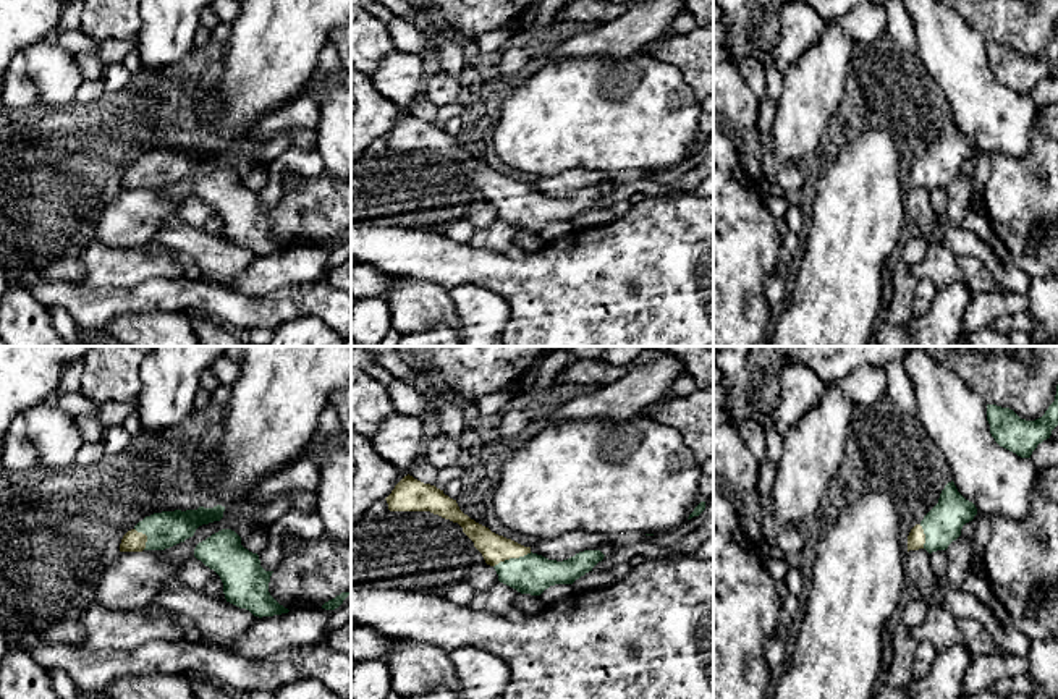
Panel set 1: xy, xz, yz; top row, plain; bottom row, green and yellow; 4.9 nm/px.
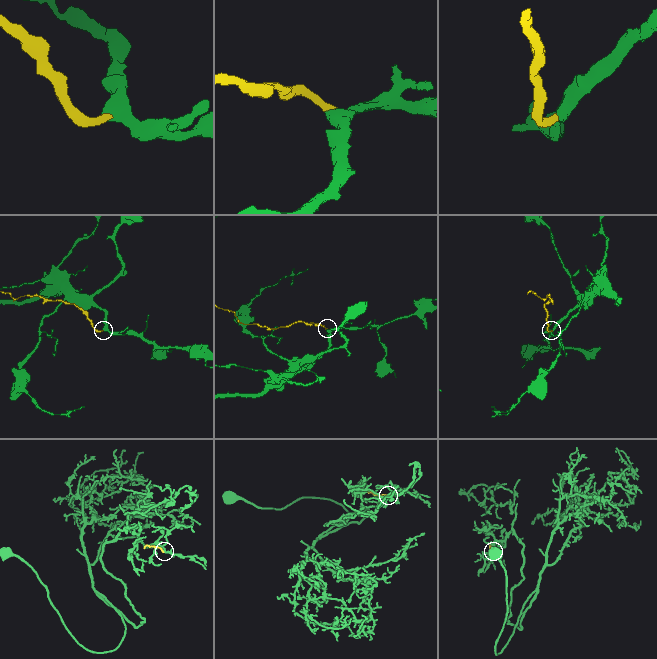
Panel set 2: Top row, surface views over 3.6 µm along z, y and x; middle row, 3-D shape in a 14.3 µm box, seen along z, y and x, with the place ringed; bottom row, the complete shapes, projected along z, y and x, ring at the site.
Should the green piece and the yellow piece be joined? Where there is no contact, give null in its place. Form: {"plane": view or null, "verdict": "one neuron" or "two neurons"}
{"plane": "xz", "verdict": "one neuron"}

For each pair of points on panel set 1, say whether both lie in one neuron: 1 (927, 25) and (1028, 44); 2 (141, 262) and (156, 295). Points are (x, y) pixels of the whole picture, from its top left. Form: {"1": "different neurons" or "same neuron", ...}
{"1": "different neurons", "2": "different neurons"}

